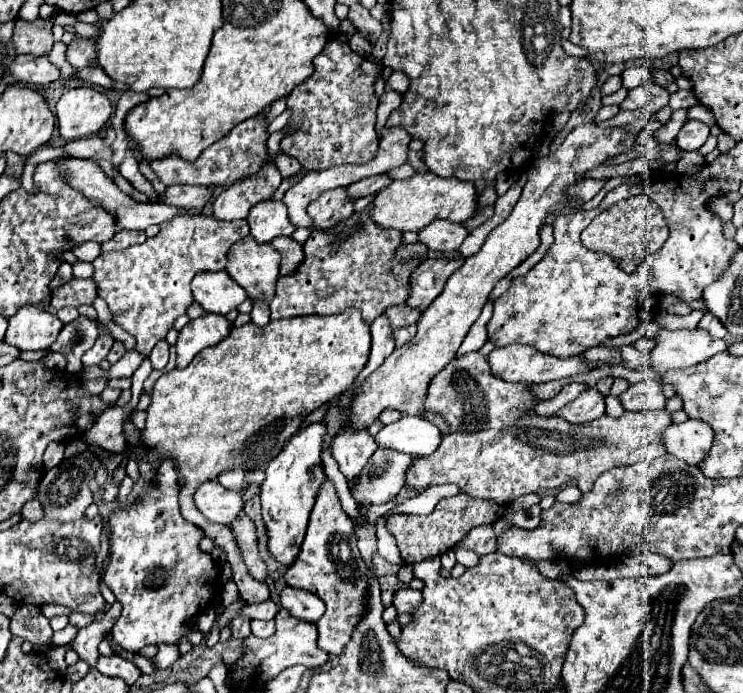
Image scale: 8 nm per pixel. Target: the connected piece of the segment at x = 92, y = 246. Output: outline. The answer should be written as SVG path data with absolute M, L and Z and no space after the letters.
M84 243L84 245L74 245L72 253L80 261L94 261L100 255L100 245L98 243Z

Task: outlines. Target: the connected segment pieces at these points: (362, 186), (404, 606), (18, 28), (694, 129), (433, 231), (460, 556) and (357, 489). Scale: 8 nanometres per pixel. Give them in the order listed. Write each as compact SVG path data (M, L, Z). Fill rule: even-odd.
M374 175L374 177L366 177L362 181L356 181L352 183L350 187L346 185L346 193L352 197L352 199L358 199L358 197L366 197L366 195L372 195L372 193L378 193L382 187L386 187L390 183L390 179L386 175Z
M404 587L404 589L396 591L392 605L396 607L398 613L414 613L414 609L418 609L418 605L422 605L422 591Z
M16 19L14 21L14 35L12 47L16 53L30 53L30 55L48 55L52 49L52 21L36 19L32 23Z
M686 121L682 125L682 129L678 131L676 135L676 145L682 149L682 151L696 151L700 149L706 139L710 135L710 127L704 125L702 121Z
M438 219L438 221L432 221L430 225L426 225L426 229L418 231L418 241L424 243L432 251L448 253L448 251L460 249L460 245L468 233L470 231L462 223Z
M454 549L456 553L456 561L464 567L474 567L478 563L478 555L474 551L468 551L468 549Z
M376 449L366 469L362 469L362 477L350 487L356 503L380 505L394 499L404 487L404 469L408 469L412 459L412 455L392 449Z

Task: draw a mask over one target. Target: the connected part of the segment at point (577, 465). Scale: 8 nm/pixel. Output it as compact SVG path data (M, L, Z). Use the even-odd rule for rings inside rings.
M480 353L456 355L450 365L446 365L434 381L430 381L426 393L426 413L442 413L446 417L446 425L450 425L450 433L442 433L442 445L432 453L432 457L416 457L410 469L406 471L406 489L408 491L424 491L434 485L454 483L460 491L475 498L490 499L498 505L508 505L516 498L550 487L560 487L566 481L574 479L582 493L586 493L596 477L612 467L634 465L638 461L652 461L666 453L660 431L668 427L670 413L664 411L624 411L622 417L600 417L590 423L572 425L562 421L558 415L542 417L534 411L534 405L540 399L534 395L530 383L510 383L502 381L490 371L486 357ZM476 477L490 477L484 481L472 481Z

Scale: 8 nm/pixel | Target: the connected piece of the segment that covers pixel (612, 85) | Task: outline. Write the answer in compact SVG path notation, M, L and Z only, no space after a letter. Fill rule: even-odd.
M620 75L611 76L601 86L600 91L602 96L613 94L622 87L622 78Z

